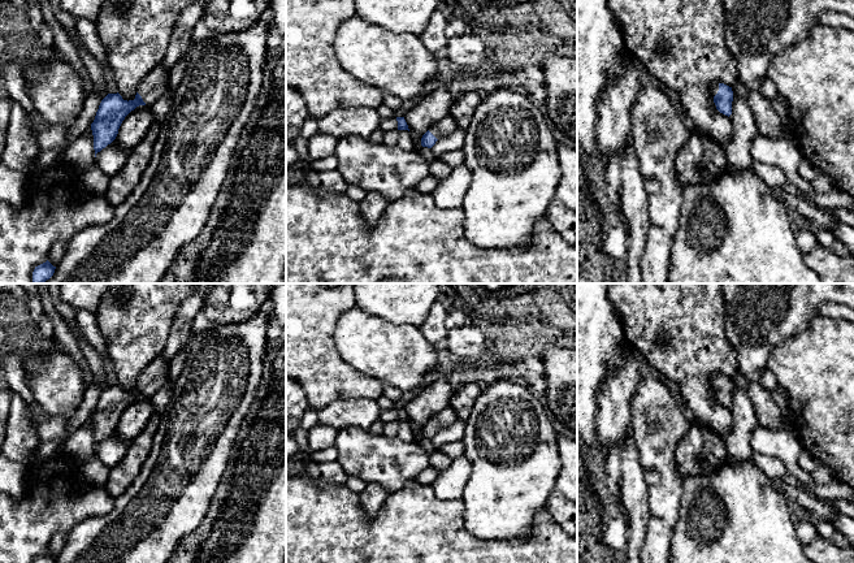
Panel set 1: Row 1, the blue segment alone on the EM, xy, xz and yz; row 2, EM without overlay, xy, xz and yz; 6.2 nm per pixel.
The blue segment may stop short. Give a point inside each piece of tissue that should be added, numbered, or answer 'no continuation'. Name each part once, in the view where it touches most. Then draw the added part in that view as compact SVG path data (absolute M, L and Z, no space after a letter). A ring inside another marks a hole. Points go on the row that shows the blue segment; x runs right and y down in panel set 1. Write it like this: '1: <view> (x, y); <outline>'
1: xy (155, 83); M161 62L156 65L139 83L136 92L148 108L165 92L169 85L169 74L164 72Z

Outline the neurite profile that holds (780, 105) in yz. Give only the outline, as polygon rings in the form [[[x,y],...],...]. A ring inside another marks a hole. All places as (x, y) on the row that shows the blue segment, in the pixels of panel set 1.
[[[779,94],[773,101],[770,101],[771,108],[784,120],[789,118],[789,107],[786,99]]]

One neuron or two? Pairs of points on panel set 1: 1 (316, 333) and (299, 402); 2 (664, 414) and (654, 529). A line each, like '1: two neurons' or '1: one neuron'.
1: two neurons
2: one neuron

